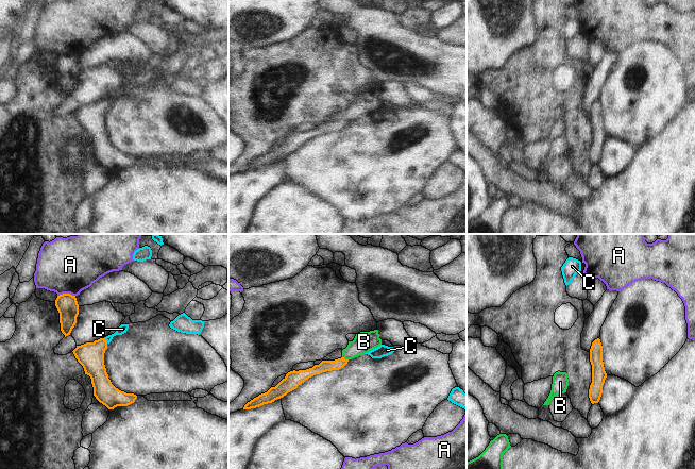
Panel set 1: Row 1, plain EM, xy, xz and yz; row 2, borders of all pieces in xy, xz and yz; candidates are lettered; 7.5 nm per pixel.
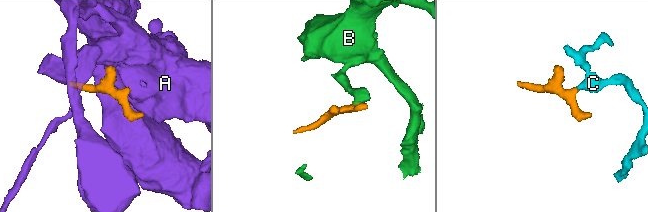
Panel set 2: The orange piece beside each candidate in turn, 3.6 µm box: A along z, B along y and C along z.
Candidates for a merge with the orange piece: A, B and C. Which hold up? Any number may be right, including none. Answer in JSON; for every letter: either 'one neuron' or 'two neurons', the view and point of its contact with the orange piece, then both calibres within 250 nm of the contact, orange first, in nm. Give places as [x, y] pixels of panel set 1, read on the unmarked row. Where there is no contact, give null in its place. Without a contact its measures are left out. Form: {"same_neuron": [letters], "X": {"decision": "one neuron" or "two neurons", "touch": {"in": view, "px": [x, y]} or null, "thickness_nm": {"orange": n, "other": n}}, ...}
{"same_neuron": ["C"], "A": {"decision": "two neurons", "touch": {"in": "xy", "px": [66, 55]}, "thickness_nm": {"orange": 160, "other": 420}}, "B": {"decision": "two neurons", "touch": {"in": "xz", "px": [344, 120]}, "thickness_nm": {"orange": 90, "other": 160}}, "C": {"decision": "one neuron", "touch": {"in": "xy", "px": [105, 102]}, "thickness_nm": {"orange": 200, "other": 70}}}

